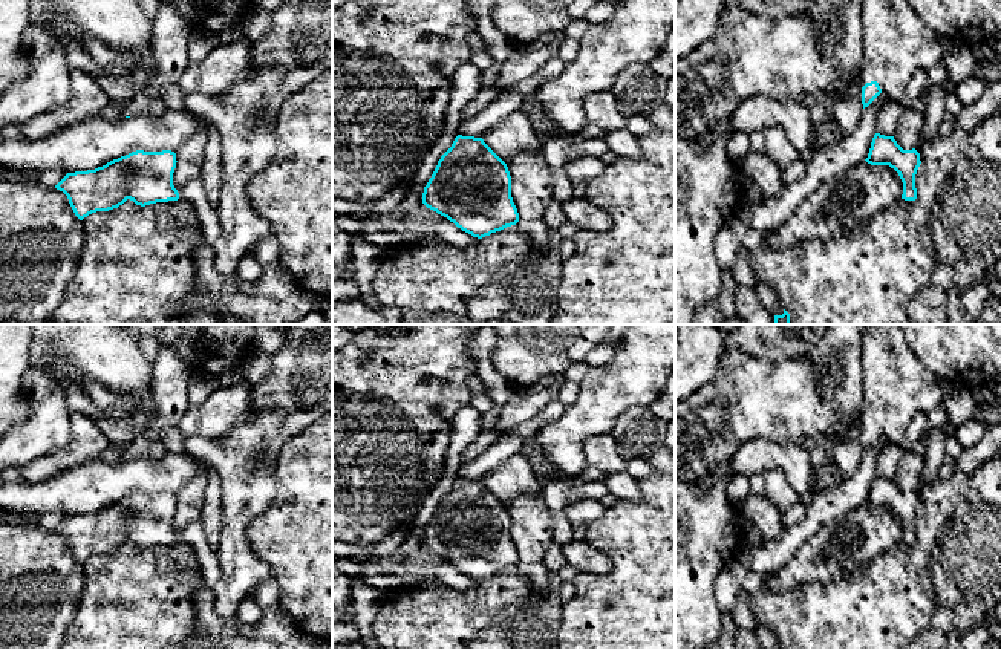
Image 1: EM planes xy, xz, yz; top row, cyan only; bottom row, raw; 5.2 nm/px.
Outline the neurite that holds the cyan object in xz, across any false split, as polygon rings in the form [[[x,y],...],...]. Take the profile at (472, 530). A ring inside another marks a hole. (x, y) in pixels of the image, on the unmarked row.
[[[474,479],[455,481],[424,530],[422,546],[478,582],[519,565],[507,507]]]

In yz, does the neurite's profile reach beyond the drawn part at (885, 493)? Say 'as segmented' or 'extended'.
as segmented

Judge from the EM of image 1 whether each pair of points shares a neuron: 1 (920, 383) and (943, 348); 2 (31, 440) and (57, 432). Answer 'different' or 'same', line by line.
1: different
2: same

